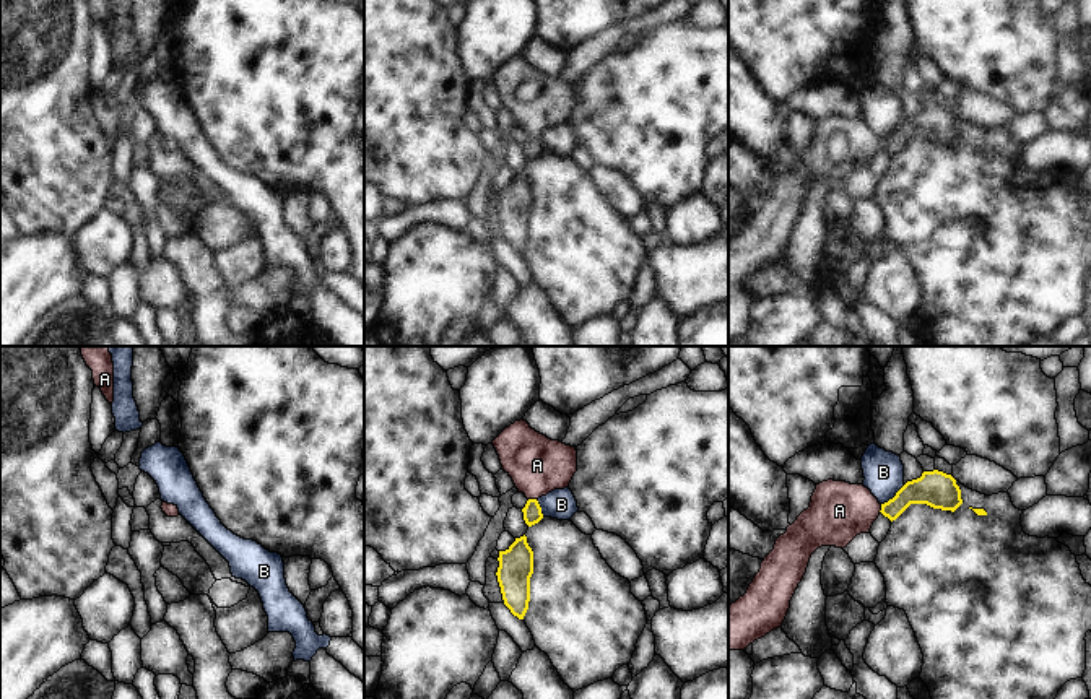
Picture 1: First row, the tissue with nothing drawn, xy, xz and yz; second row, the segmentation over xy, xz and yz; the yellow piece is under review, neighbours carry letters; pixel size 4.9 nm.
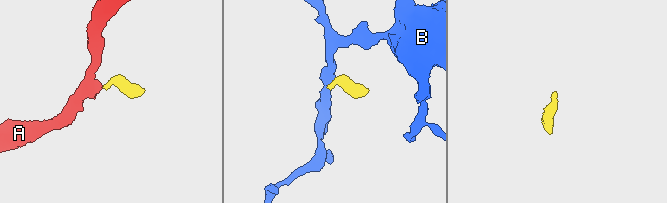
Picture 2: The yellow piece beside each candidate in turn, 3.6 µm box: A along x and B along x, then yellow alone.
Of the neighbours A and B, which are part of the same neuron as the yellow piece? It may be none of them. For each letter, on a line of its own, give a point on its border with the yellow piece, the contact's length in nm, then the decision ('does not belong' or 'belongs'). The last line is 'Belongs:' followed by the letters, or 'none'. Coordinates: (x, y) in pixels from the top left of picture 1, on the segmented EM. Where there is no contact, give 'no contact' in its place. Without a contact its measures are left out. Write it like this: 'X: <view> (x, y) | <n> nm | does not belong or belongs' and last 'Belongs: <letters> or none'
A: xz (532, 499) | 40 nm | belongs
B: yz (895, 496) | 160 nm | does not belong
Belongs: A

